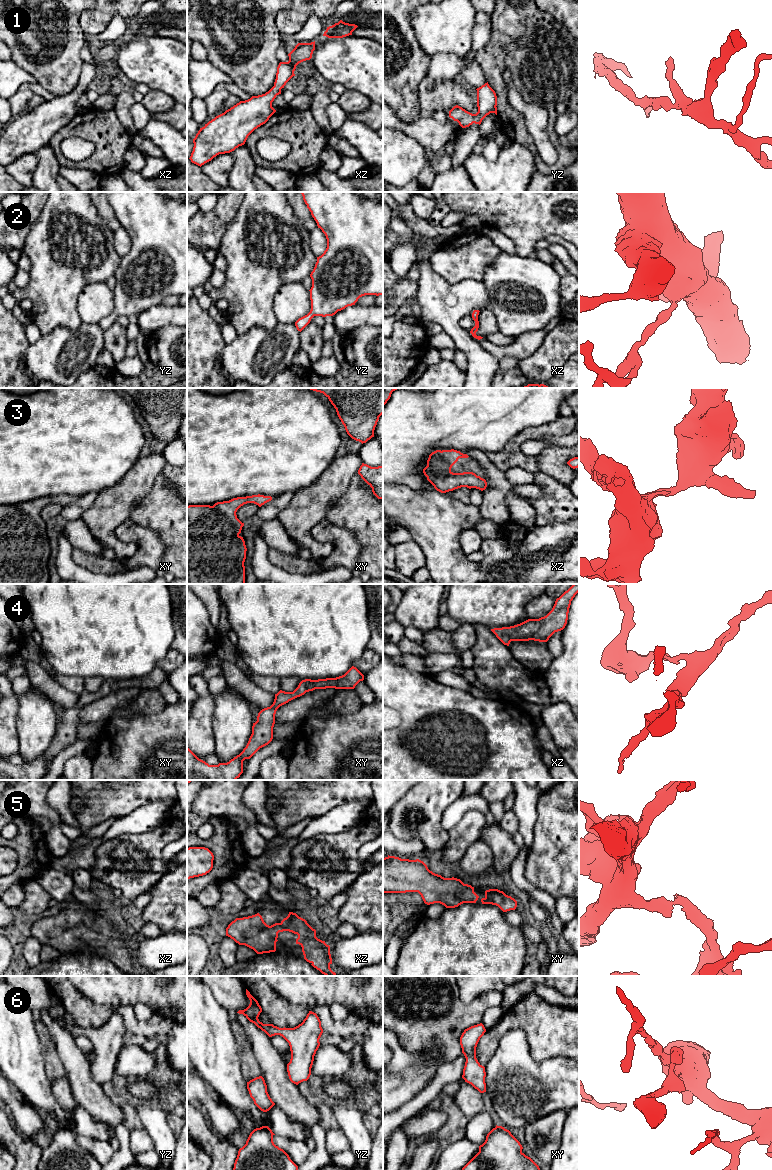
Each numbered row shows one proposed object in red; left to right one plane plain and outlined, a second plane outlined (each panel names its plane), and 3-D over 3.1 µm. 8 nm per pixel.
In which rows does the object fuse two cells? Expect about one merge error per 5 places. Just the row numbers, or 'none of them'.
none of them

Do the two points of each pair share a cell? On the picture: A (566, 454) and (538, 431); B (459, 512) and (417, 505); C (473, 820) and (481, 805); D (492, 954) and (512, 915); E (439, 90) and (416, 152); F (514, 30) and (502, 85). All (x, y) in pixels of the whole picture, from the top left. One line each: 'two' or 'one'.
A: two
B: one
C: two
D: two
E: two
F: one

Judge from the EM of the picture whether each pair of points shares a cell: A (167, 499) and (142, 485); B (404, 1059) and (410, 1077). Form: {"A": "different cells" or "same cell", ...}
{"A": "different cells", "B": "different cells"}

